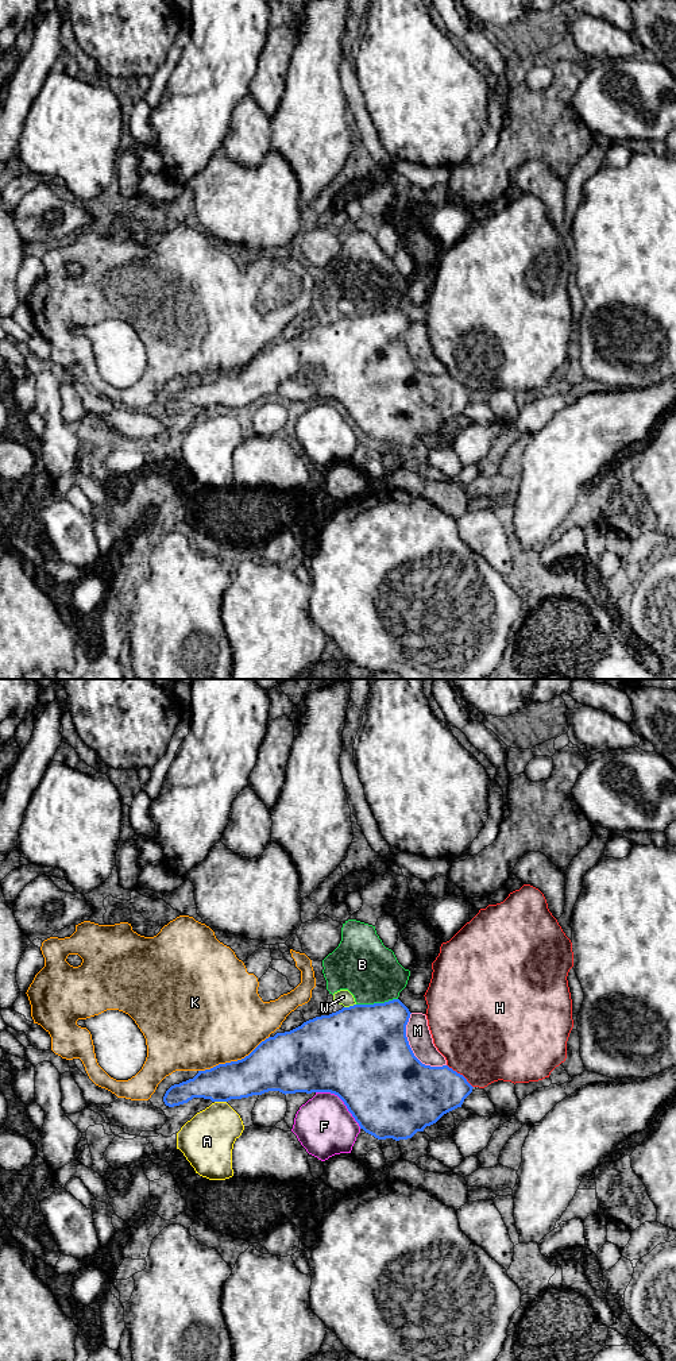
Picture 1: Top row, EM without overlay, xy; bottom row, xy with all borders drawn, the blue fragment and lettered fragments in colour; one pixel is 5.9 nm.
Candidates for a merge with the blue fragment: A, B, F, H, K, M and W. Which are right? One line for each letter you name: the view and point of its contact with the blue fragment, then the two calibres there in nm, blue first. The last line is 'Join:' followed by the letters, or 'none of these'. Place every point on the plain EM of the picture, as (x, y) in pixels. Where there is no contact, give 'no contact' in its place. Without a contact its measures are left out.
Join: none of these

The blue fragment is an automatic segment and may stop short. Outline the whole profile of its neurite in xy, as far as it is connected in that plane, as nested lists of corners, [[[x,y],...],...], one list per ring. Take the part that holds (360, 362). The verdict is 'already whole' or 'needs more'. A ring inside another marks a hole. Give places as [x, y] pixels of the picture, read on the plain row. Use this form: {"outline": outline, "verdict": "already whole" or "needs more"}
{"outline": [[[393,308],[385,312],[354,313],[329,324],[316,325],[290,340],[266,347],[242,369],[198,379],[193,388],[171,394],[163,405],[163,410],[169,416],[174,416],[188,412],[193,406],[228,410],[269,400],[279,400],[285,404],[331,401],[344,410],[360,437],[375,447],[395,450],[412,447],[417,440],[424,440],[426,435],[436,432],[444,423],[461,416],[474,396],[448,374],[425,374],[414,365],[406,346],[410,323],[399,308]]], "verdict": "already whole"}

